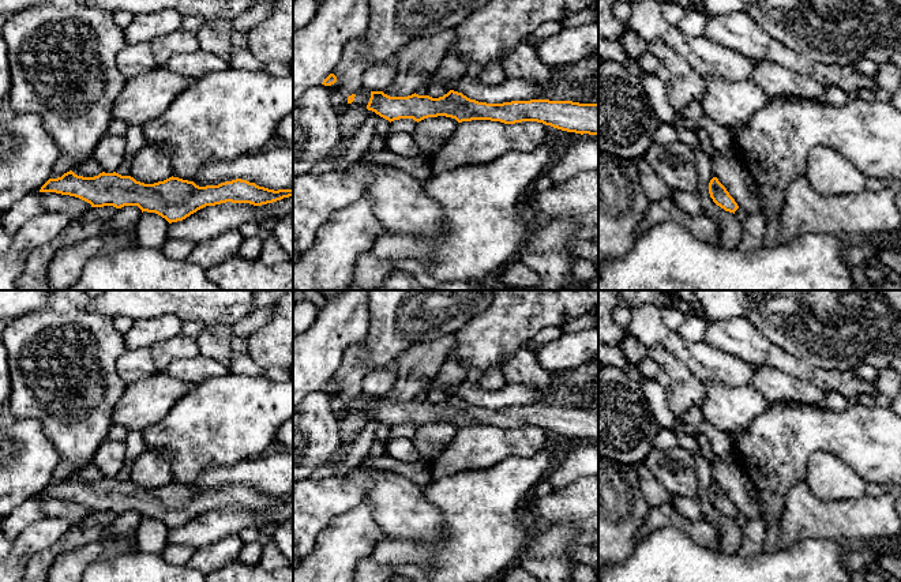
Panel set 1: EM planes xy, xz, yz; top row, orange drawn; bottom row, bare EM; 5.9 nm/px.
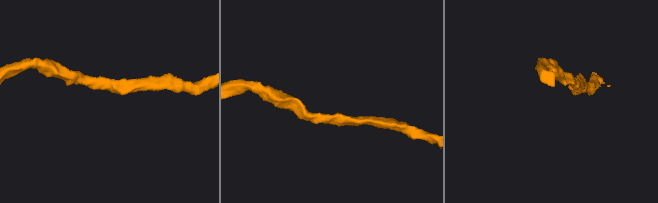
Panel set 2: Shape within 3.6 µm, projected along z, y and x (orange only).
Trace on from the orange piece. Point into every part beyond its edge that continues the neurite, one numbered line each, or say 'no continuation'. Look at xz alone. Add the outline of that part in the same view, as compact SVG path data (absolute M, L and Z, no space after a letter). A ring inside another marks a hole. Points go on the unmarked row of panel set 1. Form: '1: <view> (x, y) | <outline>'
no continuation

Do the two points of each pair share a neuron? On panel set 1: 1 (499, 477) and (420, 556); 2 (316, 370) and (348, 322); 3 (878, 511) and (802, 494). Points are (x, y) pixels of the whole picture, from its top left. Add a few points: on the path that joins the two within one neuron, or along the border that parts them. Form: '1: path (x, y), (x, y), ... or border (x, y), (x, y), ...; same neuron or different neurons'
1: path (492, 502), (445, 551); same neuron
2: path (316, 357), (316, 353), (336, 334); same neuron
3: path (859, 511), (821, 511); same neuron

